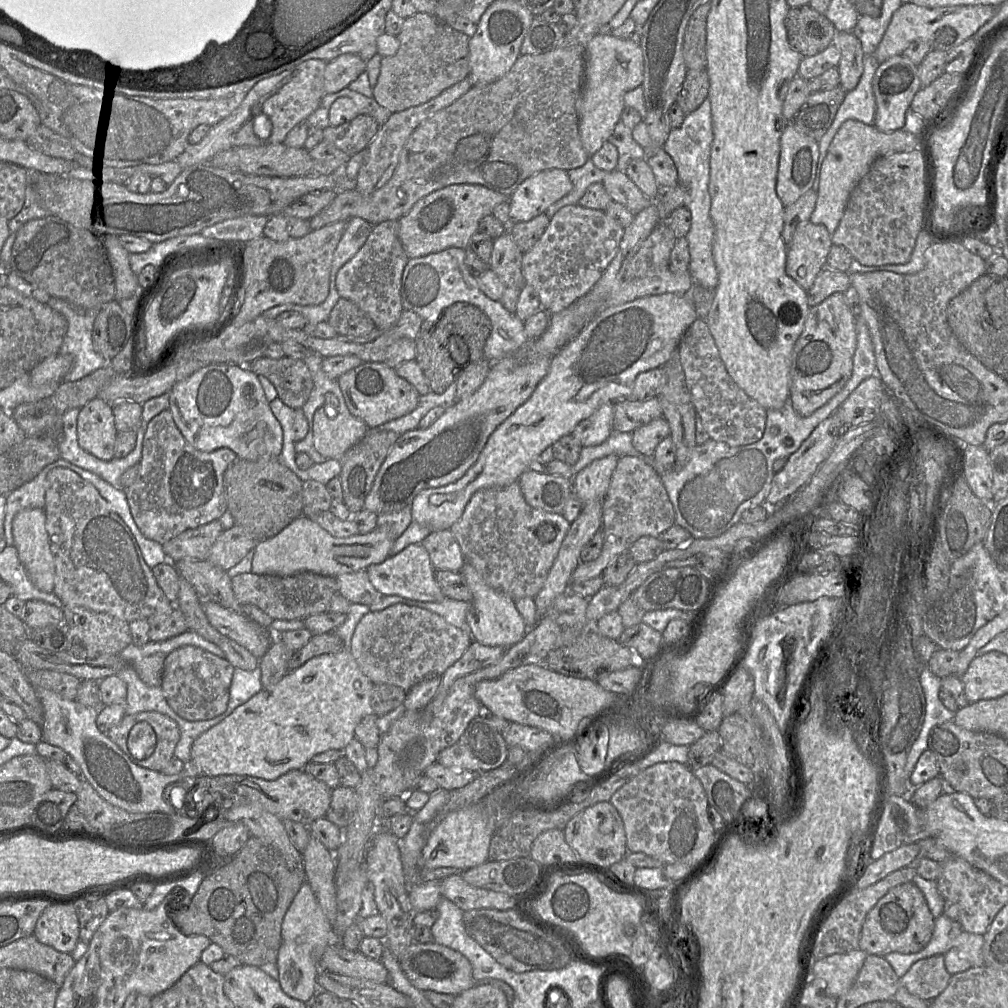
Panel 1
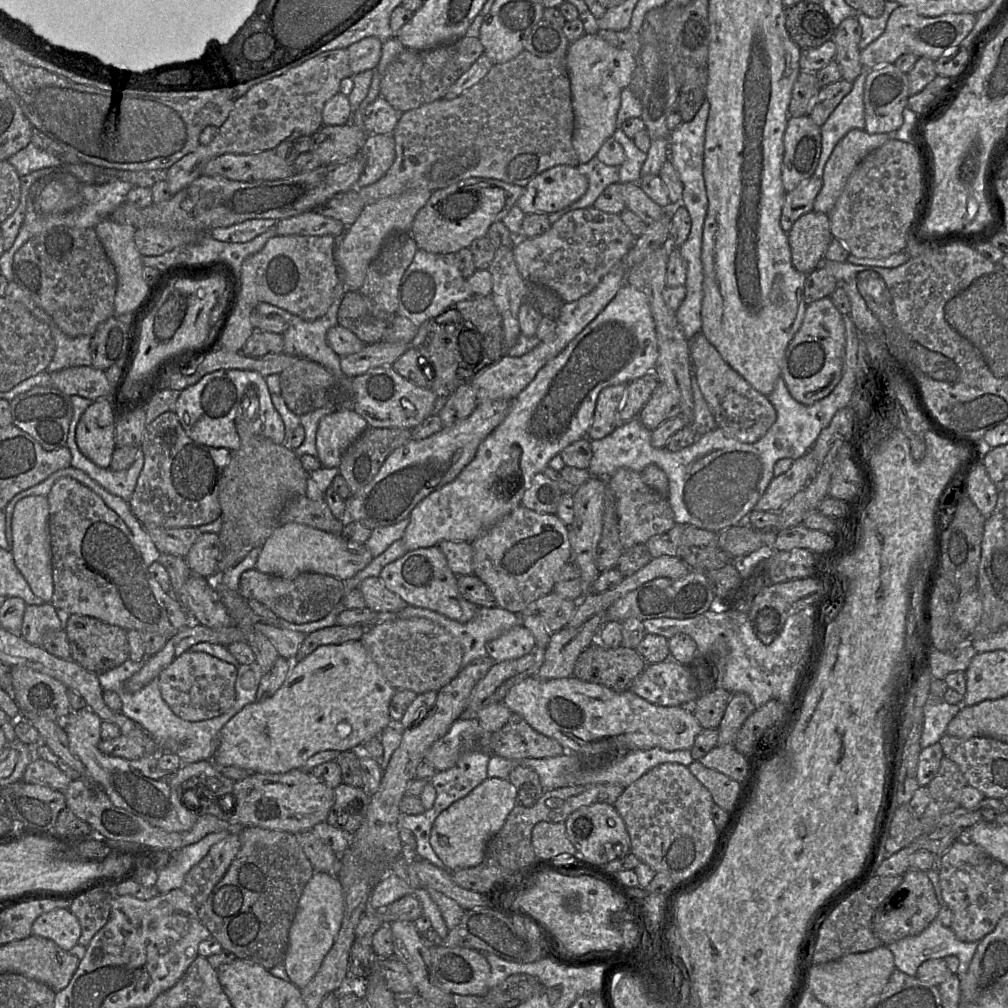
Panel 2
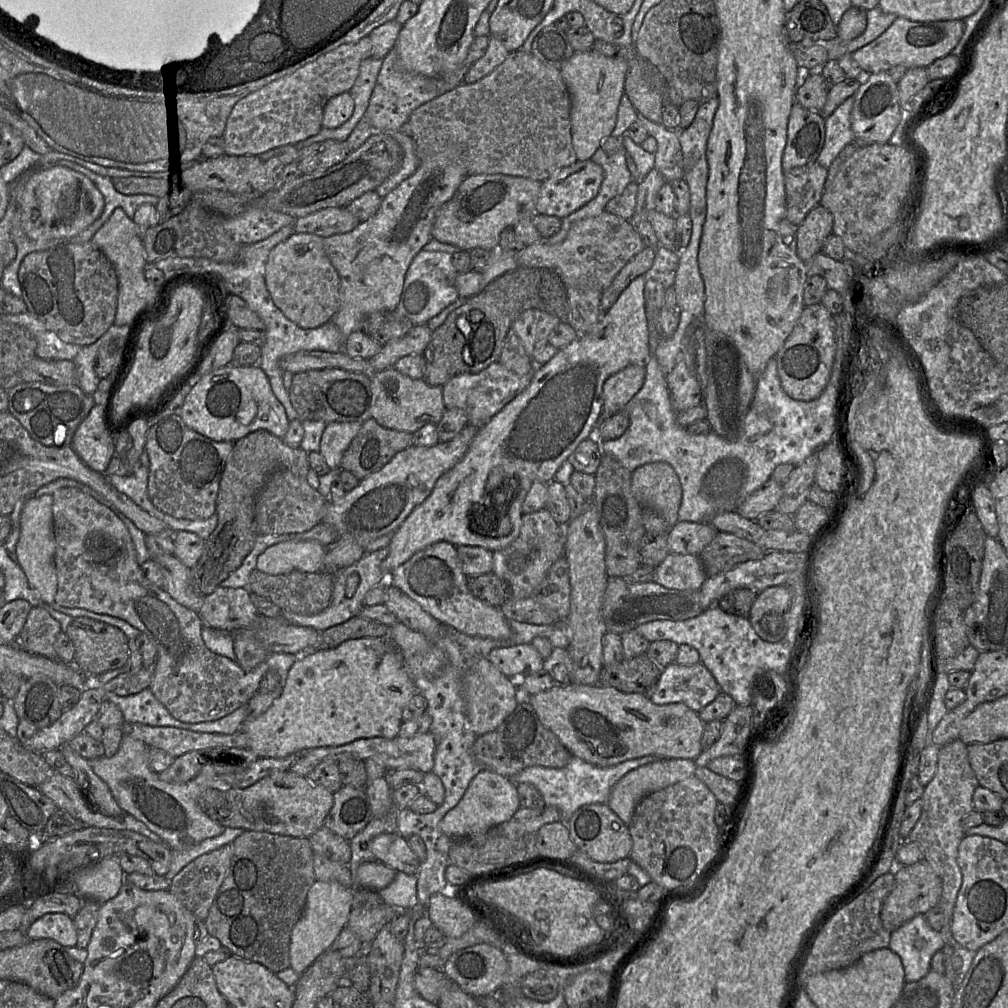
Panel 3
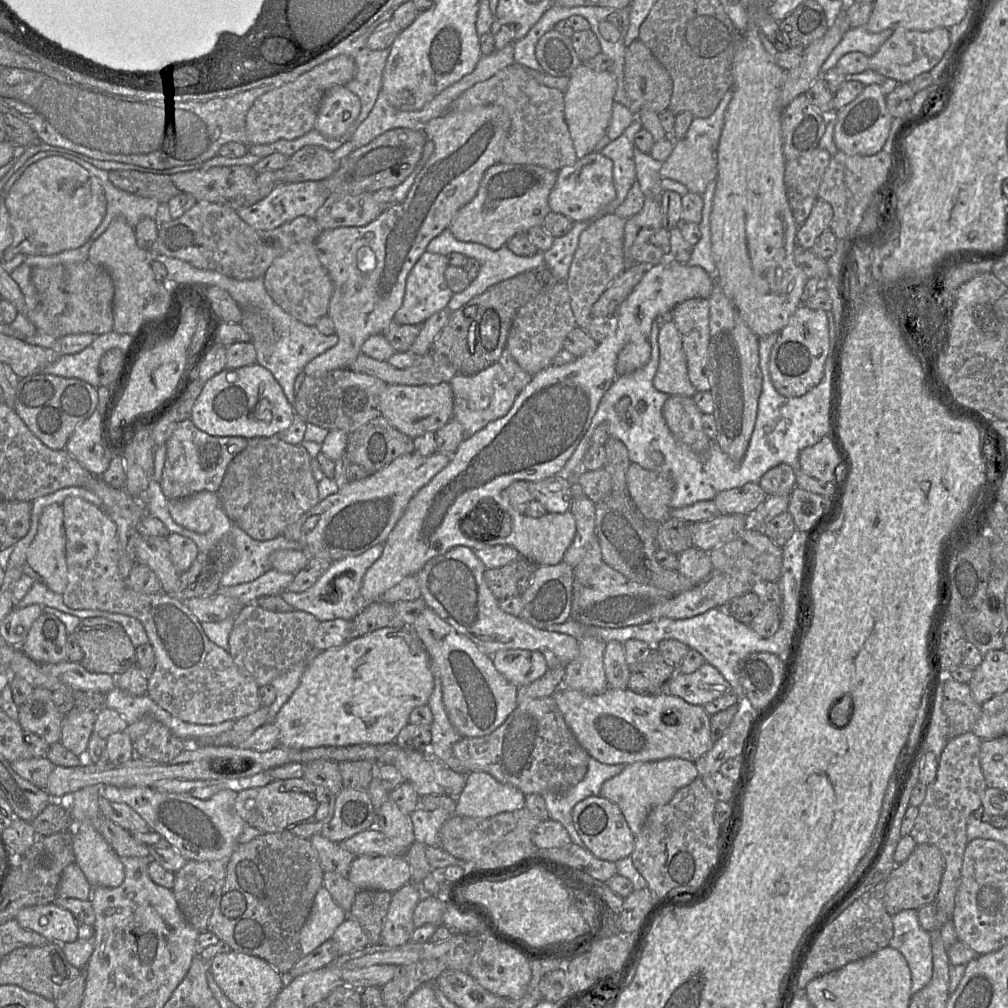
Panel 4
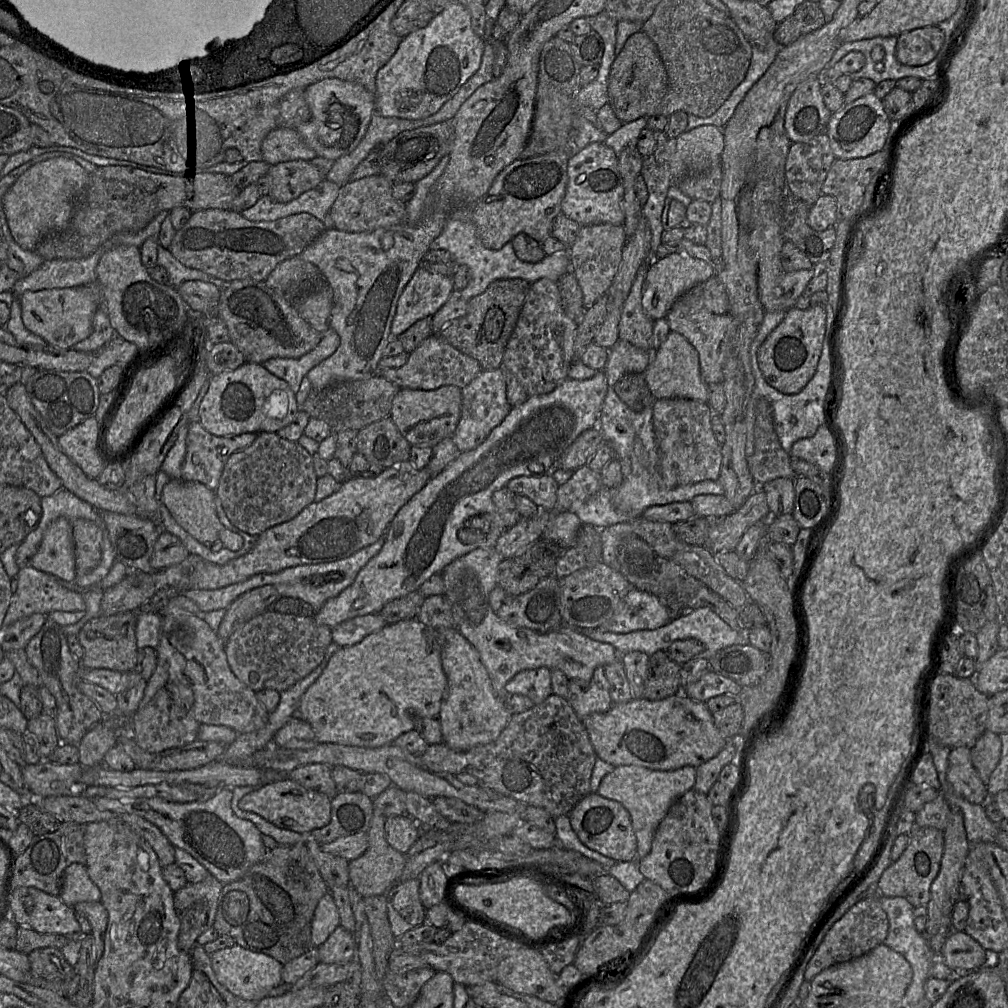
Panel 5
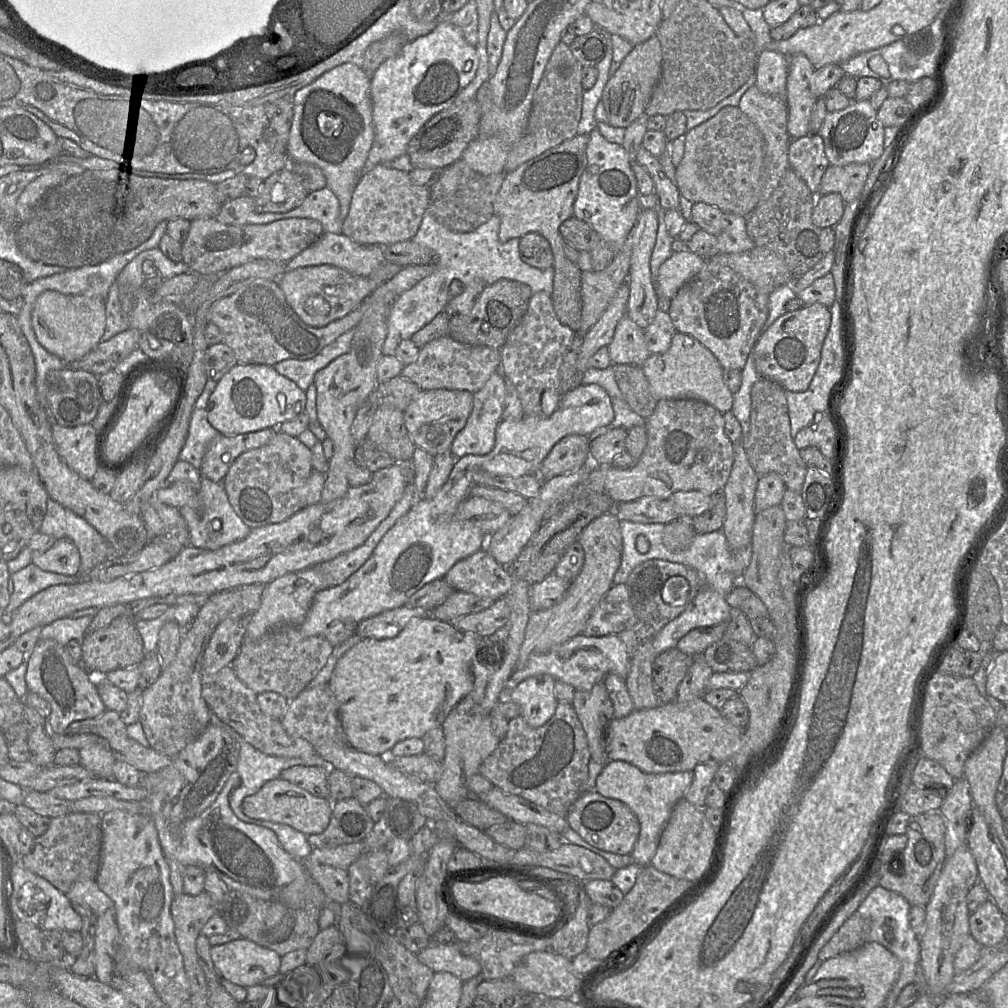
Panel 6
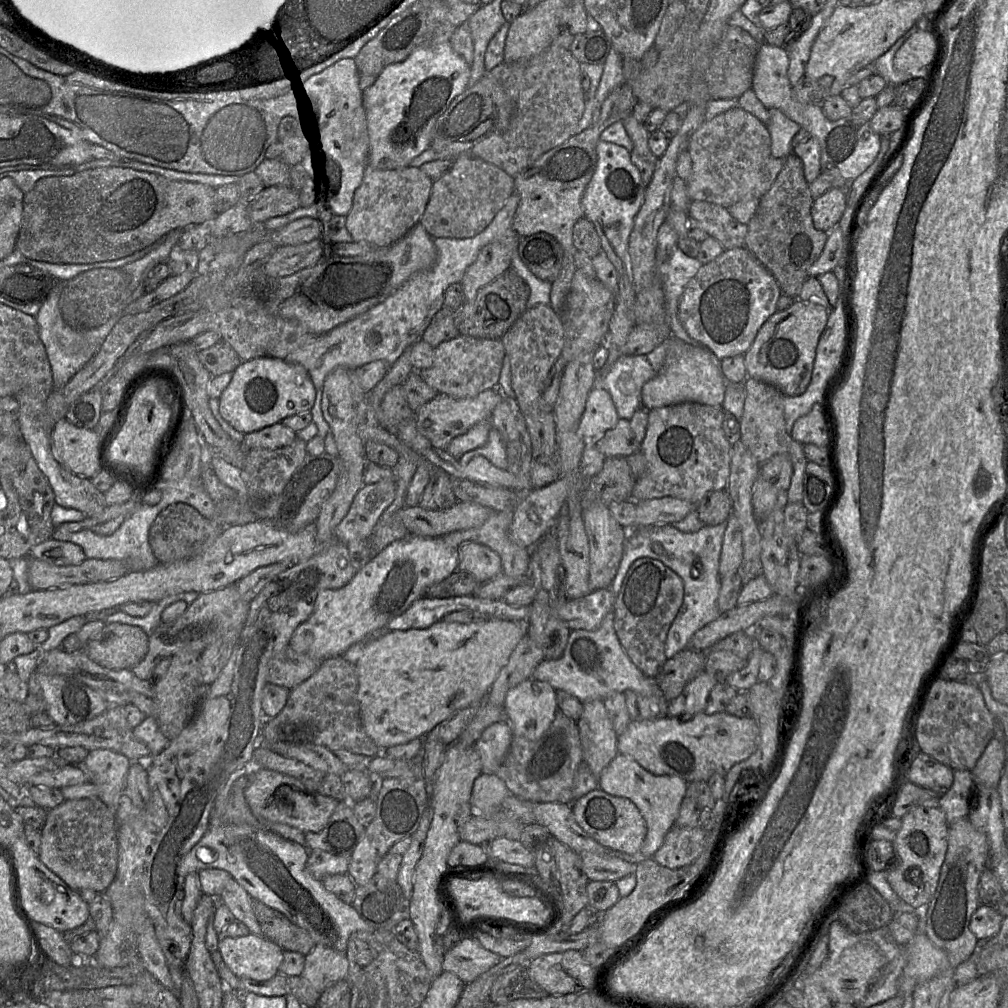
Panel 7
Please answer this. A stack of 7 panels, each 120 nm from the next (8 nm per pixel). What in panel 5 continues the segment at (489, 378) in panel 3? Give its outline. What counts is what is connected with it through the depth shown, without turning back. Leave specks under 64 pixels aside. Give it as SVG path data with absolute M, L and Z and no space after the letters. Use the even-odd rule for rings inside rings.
M500 368L482 371L462 388L461 392L461 416L452 436L459 453L473 450L482 444L491 431L506 418L512 408L507 400L506 382Z

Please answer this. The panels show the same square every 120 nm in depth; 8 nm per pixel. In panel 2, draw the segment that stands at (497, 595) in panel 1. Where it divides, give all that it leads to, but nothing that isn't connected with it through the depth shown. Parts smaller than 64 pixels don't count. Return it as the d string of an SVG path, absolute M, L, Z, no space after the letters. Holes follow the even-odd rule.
M523 624L503 633L486 644L488 656L494 662L518 659L532 651L536 646L535 638Z

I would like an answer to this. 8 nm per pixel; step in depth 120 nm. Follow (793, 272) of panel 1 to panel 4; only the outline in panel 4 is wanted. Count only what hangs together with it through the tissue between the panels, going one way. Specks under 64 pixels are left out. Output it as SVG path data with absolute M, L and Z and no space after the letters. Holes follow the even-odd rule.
M818 198L808 218L797 229L796 244L805 249L811 249L821 233L830 227L833 214L832 206Z

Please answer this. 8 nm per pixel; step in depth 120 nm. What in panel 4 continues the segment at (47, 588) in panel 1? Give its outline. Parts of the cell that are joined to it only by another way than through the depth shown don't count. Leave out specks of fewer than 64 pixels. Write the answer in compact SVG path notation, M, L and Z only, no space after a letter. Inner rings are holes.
M51 504L43 509L37 533L27 550L26 564L50 590L63 593L68 583L68 570L61 505Z

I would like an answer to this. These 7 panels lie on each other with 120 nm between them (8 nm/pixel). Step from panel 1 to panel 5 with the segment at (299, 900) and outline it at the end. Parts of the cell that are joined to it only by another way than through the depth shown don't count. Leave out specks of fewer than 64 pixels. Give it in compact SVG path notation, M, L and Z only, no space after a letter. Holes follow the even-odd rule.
M330 892L319 901L311 926L311 941L315 948L322 945L340 925L340 916Z

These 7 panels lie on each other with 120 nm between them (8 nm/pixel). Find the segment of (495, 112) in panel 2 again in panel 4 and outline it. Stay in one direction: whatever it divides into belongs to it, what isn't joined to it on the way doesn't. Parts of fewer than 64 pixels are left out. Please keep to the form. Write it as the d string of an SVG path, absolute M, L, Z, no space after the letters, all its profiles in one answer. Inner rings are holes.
M516 63L505 67L491 78L479 82L464 91L454 100L449 110L461 112L476 106L489 104L501 107L509 118L509 130L499 163L537 165L558 172L566 166L573 165L578 160L568 125L565 121L564 93L558 89L540 84L527 72L525 67Z

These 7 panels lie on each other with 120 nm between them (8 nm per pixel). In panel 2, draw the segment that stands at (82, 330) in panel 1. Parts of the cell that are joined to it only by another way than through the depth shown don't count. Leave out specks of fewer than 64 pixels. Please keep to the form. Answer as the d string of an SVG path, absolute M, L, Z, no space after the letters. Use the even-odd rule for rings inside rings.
M36 306L31 313L50 327L56 345L54 356L46 371L51 373L70 367L92 366L91 336L70 337L64 334L54 323L52 317L40 307Z

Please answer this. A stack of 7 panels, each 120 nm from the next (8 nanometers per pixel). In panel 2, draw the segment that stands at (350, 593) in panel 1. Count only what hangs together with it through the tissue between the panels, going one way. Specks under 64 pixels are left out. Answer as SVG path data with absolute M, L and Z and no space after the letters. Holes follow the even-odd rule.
M379 577L364 579L357 588L363 595L365 607L376 613L397 612L408 604L386 588Z

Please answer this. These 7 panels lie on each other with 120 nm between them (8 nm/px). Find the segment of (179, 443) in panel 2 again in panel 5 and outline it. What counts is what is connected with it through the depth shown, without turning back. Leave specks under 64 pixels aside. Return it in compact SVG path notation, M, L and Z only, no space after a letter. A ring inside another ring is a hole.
M190 422L188 424L188 434L186 438L186 455L181 468L180 479L200 482L209 489L216 490L224 467L231 455L249 447L257 436L258 433L215 436L209 433L200 422Z

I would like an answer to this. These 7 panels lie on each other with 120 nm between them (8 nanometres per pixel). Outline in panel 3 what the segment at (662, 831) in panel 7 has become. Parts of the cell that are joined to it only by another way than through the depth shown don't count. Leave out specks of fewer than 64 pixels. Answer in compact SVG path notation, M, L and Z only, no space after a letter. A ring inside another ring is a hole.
M680 758L659 759L640 766L628 772L613 786L608 805L628 825L632 820L636 806L647 794L694 775L696 767L693 759Z

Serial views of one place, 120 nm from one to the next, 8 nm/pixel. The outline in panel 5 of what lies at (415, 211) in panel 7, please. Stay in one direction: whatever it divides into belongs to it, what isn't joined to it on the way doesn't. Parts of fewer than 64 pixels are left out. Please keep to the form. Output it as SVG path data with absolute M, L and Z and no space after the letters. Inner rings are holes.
M377 174L356 181L349 181L340 187L338 196L330 208L333 227L346 232L372 232L405 221L405 203L392 195L393 183Z

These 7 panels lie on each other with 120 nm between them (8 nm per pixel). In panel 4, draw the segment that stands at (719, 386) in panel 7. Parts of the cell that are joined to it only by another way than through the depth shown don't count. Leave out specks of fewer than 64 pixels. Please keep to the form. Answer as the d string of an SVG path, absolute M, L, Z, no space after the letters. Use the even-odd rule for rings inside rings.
M673 321L660 327L658 342L659 365L654 387L669 395L694 397L697 390L689 379L682 338Z

